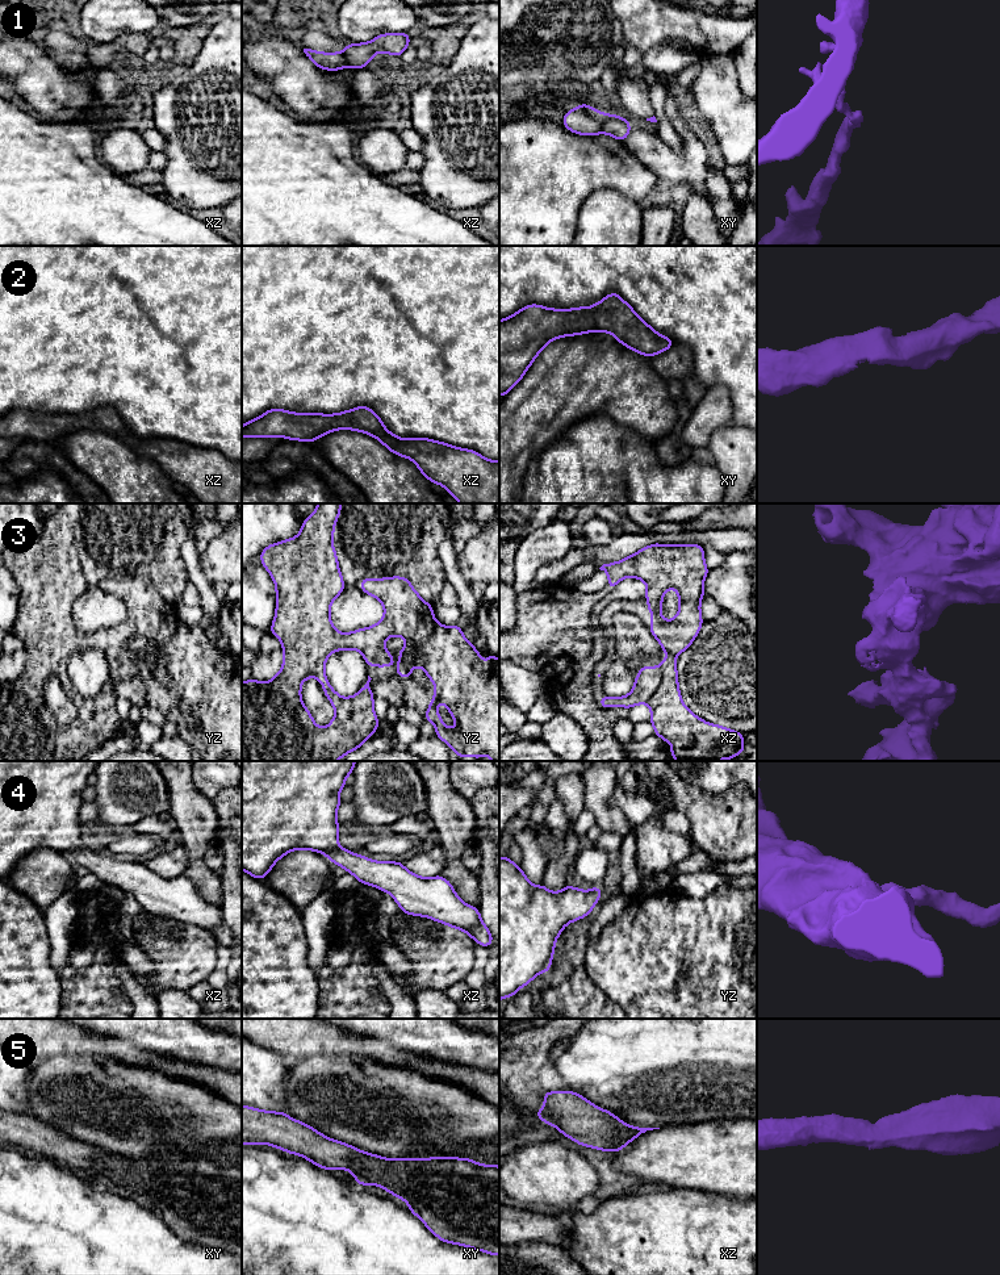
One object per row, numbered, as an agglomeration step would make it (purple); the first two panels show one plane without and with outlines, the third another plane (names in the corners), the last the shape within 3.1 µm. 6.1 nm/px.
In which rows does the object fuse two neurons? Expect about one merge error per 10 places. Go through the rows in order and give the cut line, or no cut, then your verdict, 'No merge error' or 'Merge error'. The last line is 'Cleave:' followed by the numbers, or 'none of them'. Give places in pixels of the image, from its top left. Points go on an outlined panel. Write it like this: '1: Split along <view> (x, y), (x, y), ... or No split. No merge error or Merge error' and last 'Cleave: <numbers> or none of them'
1: Split along xy (605, 115), (601, 132). Merge error
2: No split. No merge error
3: Split along yz (435, 622), (432, 632), (419, 648), (418, 659). Merge error
4: No split. No merge error
5: No split. No merge error
Cleave: 1, 3

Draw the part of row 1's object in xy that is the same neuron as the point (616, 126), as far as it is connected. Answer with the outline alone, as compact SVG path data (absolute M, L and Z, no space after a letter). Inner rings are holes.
M604 114L602 128L603 134L608 134L620 142L624 142L631 131L631 128L631 124L625 118L615 114Z

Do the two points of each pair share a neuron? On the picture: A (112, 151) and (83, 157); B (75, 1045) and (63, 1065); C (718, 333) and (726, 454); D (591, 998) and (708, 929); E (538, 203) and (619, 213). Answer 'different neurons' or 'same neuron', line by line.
A: different neurons
B: different neurons
C: different neurons
D: different neurons
E: different neurons

